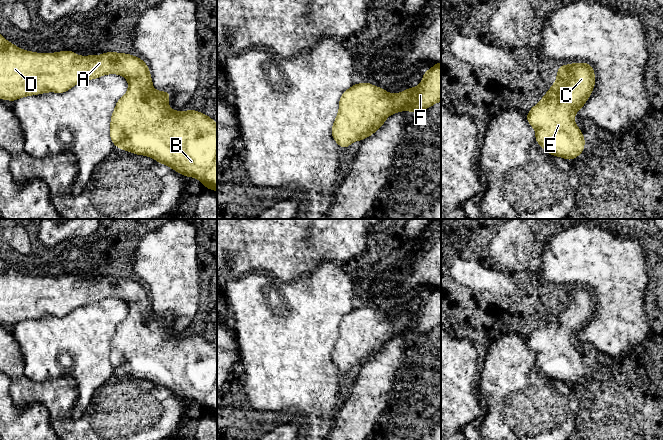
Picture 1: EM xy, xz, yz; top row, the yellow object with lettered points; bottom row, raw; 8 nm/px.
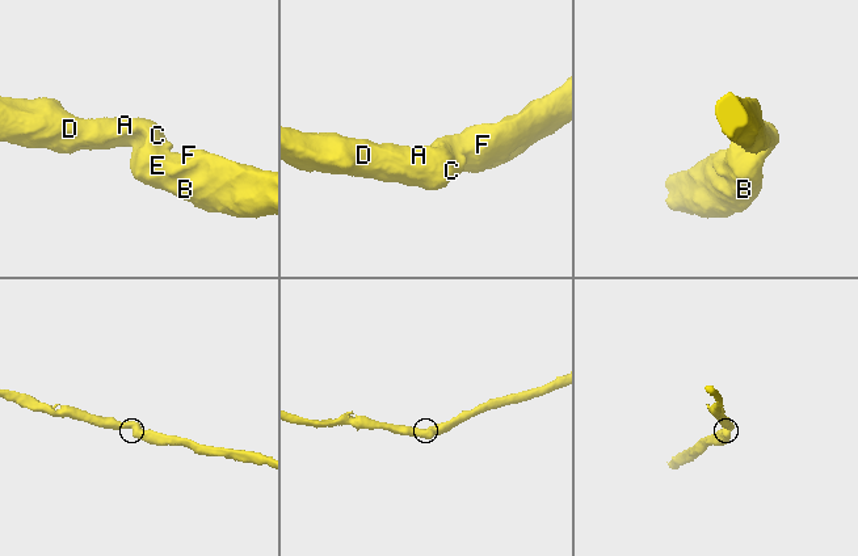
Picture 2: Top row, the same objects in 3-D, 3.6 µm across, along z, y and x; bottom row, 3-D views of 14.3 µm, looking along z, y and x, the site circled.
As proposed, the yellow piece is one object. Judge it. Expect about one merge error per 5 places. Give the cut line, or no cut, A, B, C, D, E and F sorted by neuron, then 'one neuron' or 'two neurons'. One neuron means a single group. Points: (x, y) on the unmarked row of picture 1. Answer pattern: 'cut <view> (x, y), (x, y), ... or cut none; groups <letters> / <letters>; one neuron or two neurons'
cut none; groups A B C D E F; one neuron

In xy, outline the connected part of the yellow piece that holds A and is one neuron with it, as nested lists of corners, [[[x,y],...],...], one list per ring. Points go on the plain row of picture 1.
[[[0,259],[0,323],[14,326],[18,322],[46,316],[64,317],[76,308],[106,298],[120,298],[129,307],[127,317],[117,325],[111,340],[110,362],[114,369],[134,378],[151,381],[186,401],[195,401],[207,413],[217,415],[217,347],[196,334],[181,337],[169,332],[170,316],[153,313],[149,292],[142,283],[115,276],[106,276],[99,280],[78,280],[72,275],[34,277],[18,272]]]

